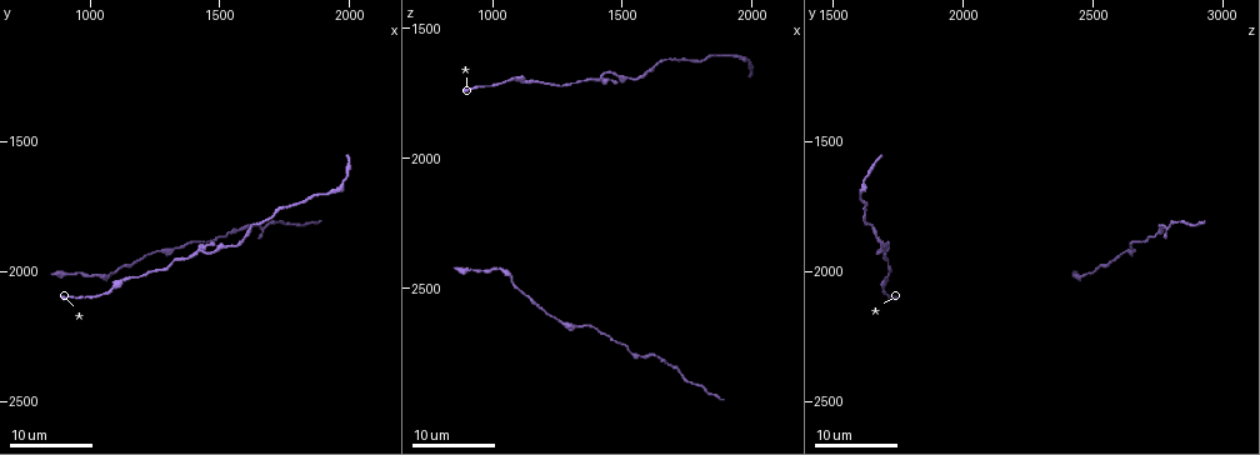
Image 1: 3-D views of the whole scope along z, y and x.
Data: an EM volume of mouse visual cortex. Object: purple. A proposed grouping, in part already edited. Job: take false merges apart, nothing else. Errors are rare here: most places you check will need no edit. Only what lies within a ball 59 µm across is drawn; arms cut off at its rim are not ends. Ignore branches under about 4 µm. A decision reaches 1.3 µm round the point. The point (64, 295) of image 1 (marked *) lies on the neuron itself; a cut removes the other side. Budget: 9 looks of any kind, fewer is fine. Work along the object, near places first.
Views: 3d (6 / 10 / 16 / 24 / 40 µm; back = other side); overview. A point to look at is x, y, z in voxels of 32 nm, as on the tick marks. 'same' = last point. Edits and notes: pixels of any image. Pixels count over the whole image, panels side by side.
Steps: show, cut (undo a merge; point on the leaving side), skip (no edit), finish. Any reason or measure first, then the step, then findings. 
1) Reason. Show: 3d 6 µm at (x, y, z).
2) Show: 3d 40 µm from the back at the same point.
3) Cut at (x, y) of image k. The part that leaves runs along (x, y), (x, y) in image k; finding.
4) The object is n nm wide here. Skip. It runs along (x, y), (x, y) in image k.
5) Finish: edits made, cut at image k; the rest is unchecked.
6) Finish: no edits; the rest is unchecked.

Show: 3d 24 µm at (1160, 2030, 1710).

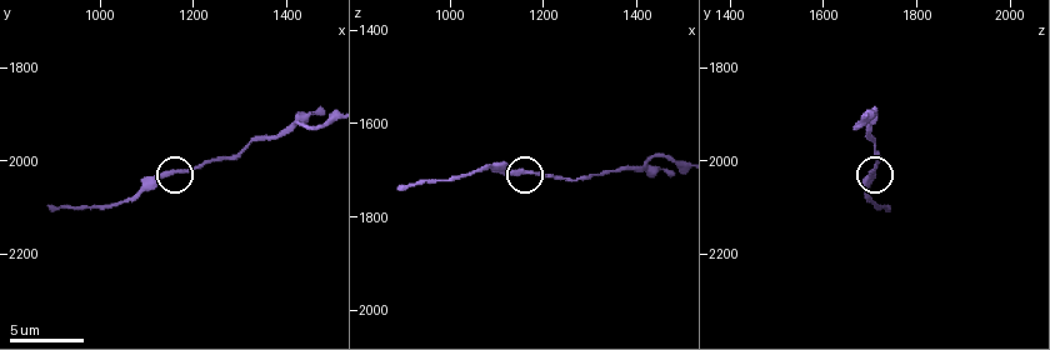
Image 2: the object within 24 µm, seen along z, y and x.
Show: 3d 10 µm at (1145, 2030, 1710).

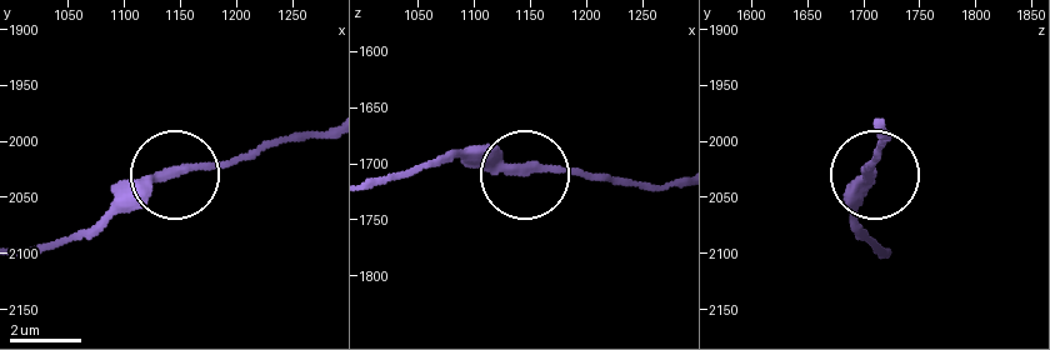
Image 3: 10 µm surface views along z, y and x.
Skip. It runs along (890, 255), (854, 214), (873, 156) in image 3; one neuron here.

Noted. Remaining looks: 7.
A narrow waist. Show: 3d 16 µm at (1530, 1900, 1690).

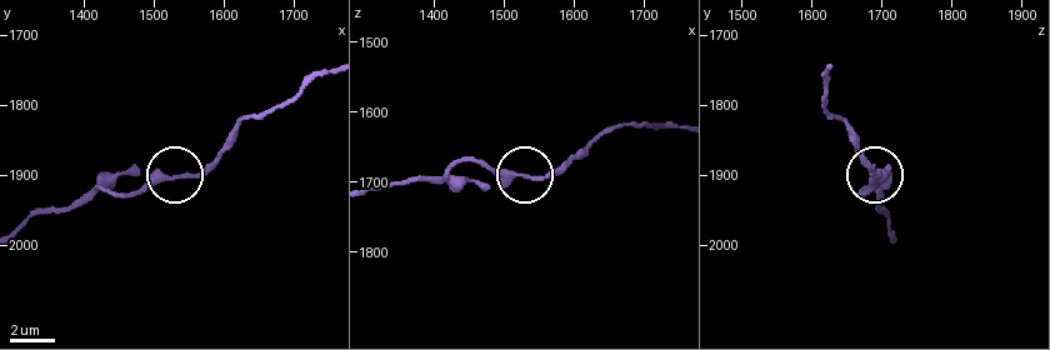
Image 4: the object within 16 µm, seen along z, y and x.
Show: 3d 10 µm at (1535, 1905, 1695).

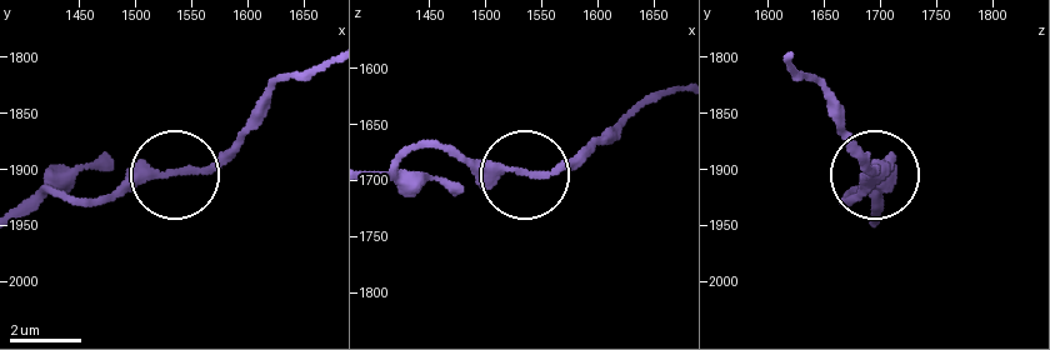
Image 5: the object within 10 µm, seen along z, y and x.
Skip. It runs along (371, 180), (559, 171), (593, 148) in image 5; all the same neuron.

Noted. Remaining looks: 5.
Thin neck. Show: 3d 24 µm at (1990, 1630, 1630).

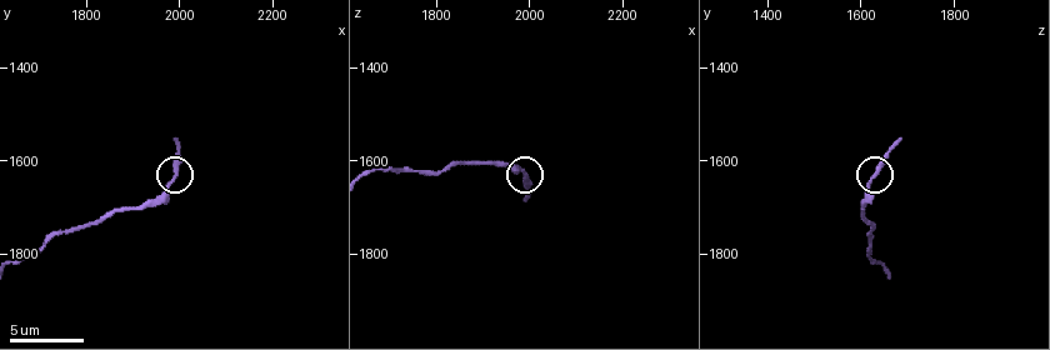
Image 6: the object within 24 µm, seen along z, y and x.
Show: 3d 10 µm at (1980, 1640, 1630).

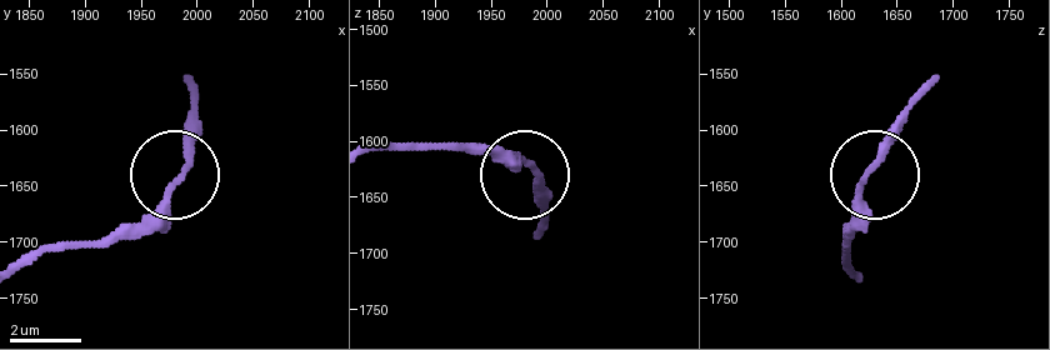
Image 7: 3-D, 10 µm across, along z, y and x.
Skip. It runs along (854, 271), (845, 231), (858, 181), (890, 128), (931, 85) in image 7; all the same neuron.

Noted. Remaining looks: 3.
Calibre changes. Show: 3d 16 µm at (1320, 1910, 2640).

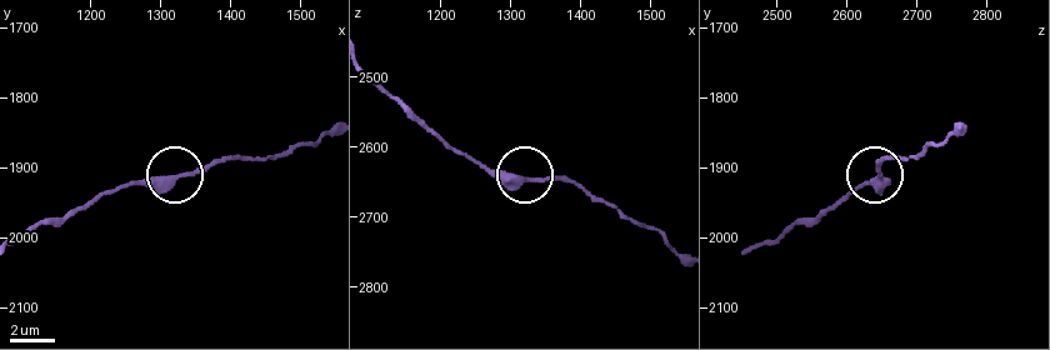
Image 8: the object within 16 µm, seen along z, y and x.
Closer look. Show: 3d 10 µm at (1325, 1915, 2645).

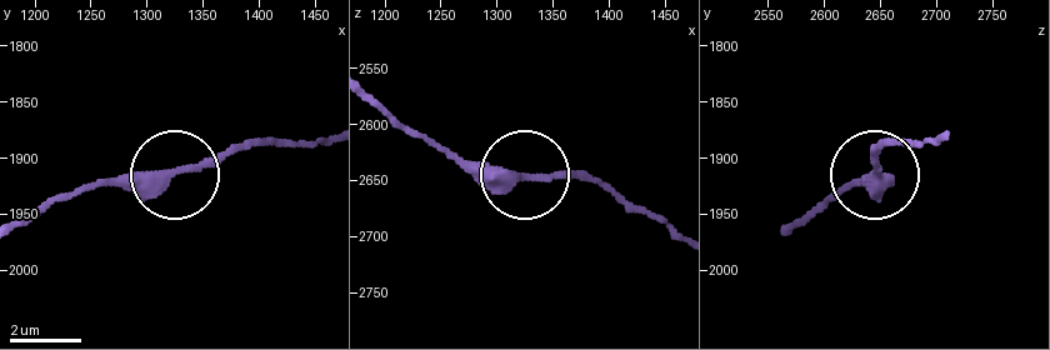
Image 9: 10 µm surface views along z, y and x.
Show: 3d 10 µm from the back at (1324, 1912, 2648).

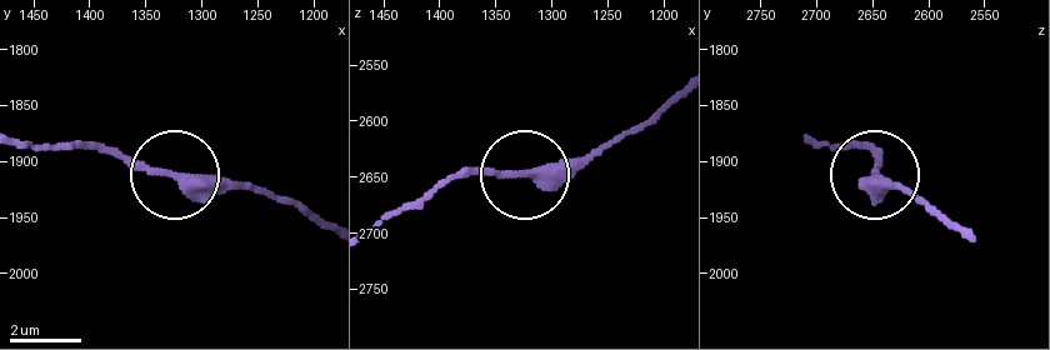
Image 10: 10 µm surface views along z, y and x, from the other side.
Skip. Continuous, no second neuron.

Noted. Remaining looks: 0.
Finish: no edits; the rest is unchecked.

